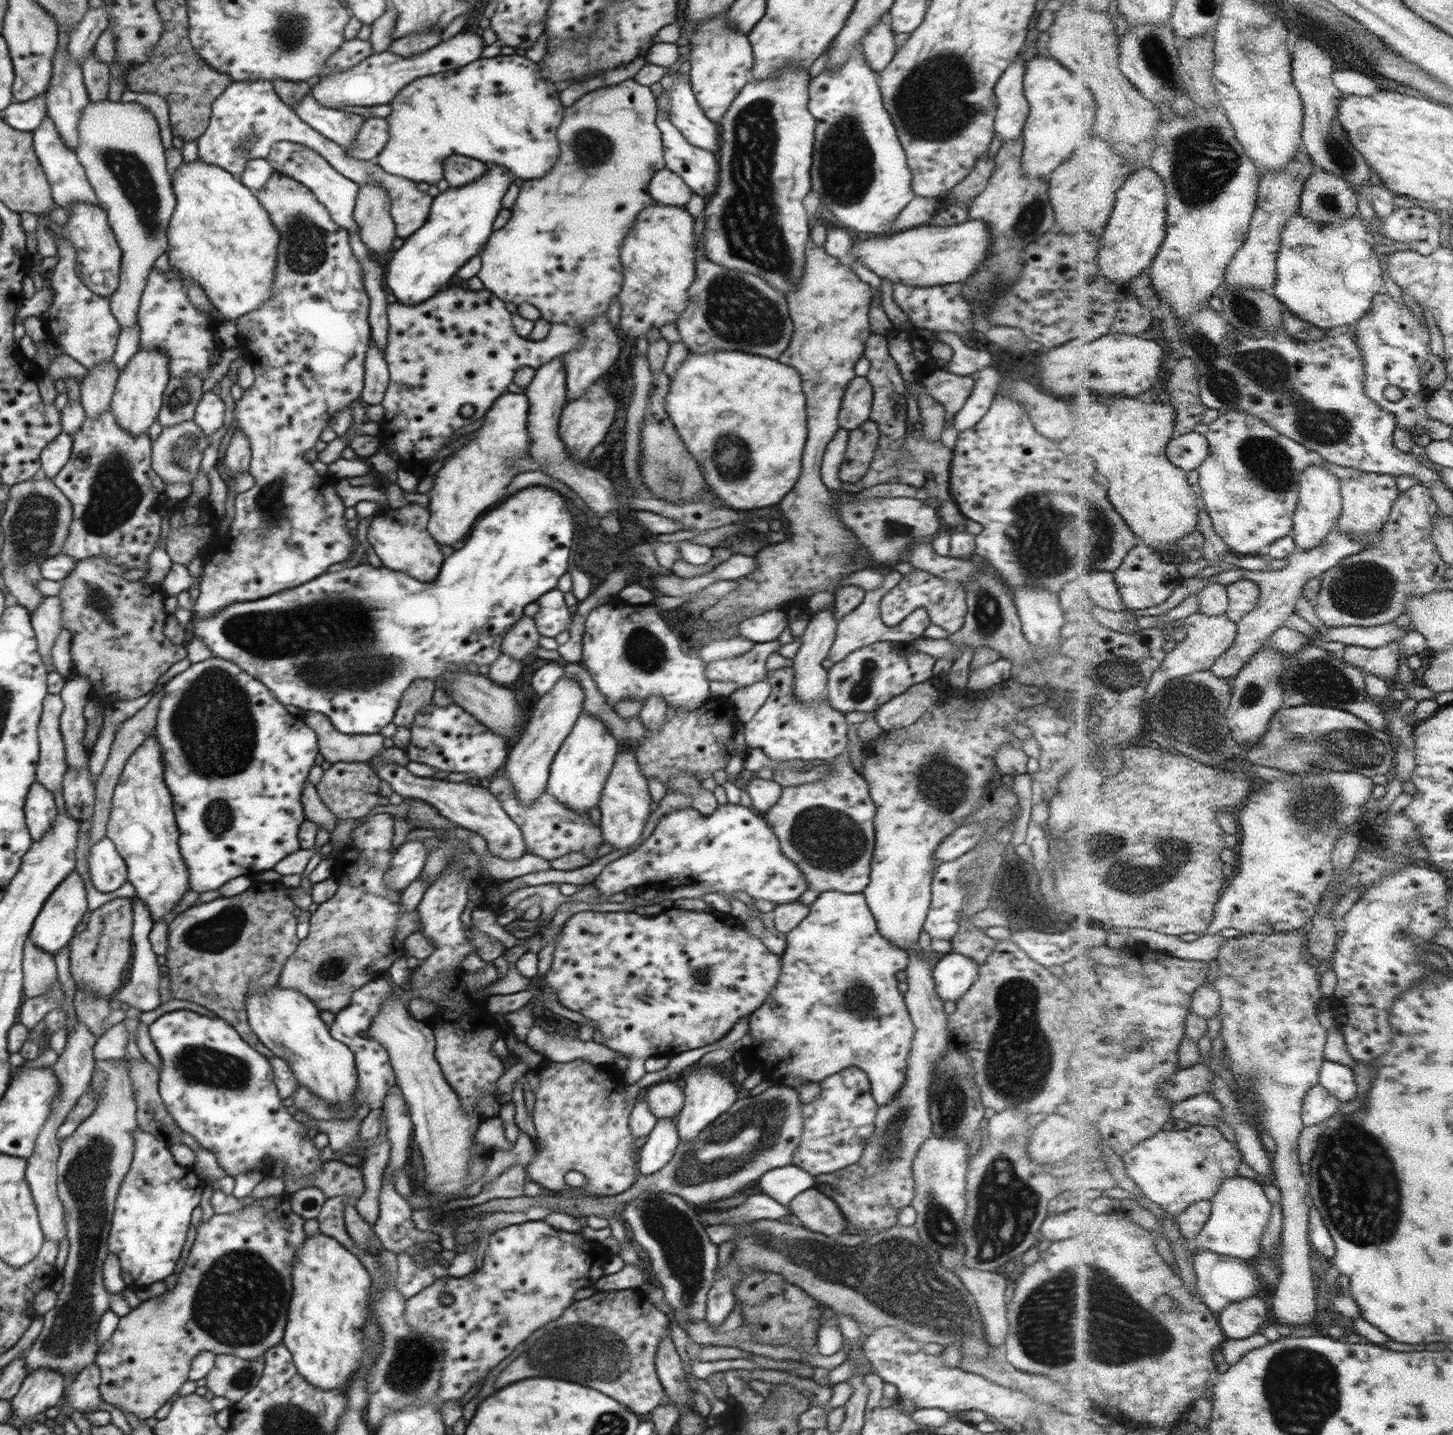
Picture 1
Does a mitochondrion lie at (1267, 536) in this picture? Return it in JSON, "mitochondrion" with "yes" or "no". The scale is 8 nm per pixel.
{"mitochondrion":"no"}

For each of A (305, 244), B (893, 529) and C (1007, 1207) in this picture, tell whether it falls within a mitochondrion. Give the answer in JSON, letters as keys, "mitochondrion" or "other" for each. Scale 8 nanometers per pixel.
{"A":"mitochondrion","B":"mitochondrion","C":"mitochondrion"}

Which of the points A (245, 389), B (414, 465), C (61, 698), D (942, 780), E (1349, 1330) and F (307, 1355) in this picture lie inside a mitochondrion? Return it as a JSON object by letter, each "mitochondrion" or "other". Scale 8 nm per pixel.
{"A":"other","B":"other","C":"other","D":"mitochondrion","E":"other","F":"other"}

